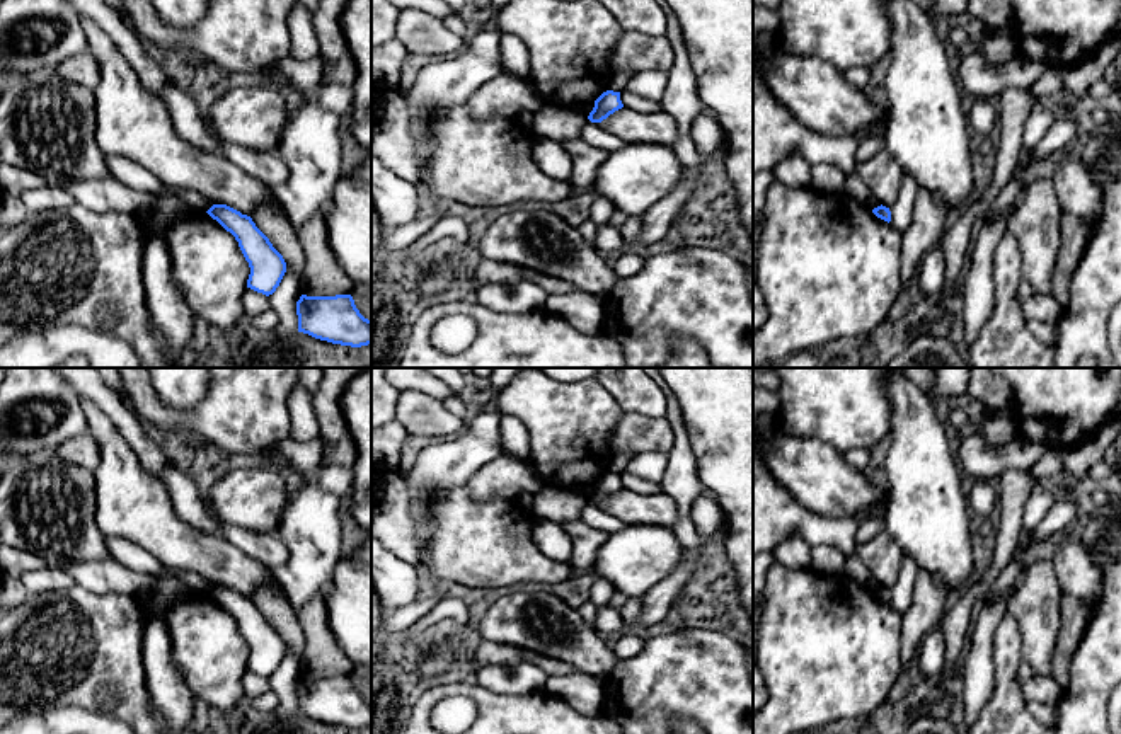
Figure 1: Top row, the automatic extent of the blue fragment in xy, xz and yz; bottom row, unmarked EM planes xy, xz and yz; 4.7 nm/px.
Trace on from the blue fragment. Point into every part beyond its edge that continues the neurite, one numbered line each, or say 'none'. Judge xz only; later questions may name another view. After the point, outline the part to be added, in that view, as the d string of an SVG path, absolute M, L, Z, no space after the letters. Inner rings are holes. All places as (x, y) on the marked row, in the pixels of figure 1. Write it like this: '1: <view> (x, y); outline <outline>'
none

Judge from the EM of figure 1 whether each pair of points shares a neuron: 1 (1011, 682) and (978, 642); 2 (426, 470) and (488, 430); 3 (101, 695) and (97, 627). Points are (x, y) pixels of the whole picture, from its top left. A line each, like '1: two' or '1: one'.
1: two
2: one
3: one

